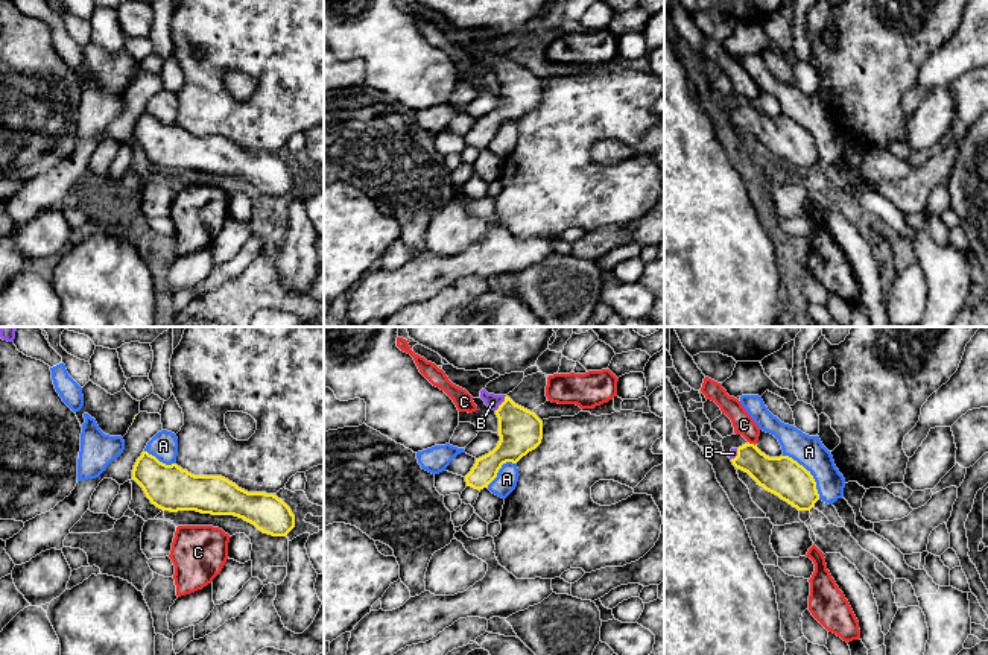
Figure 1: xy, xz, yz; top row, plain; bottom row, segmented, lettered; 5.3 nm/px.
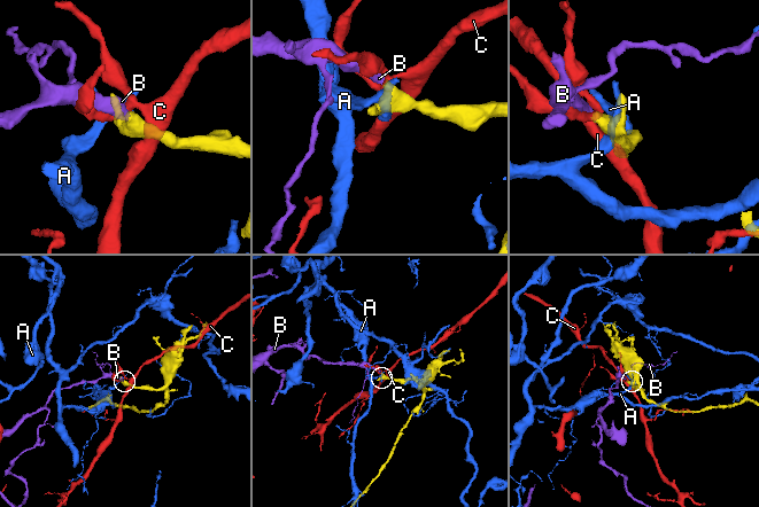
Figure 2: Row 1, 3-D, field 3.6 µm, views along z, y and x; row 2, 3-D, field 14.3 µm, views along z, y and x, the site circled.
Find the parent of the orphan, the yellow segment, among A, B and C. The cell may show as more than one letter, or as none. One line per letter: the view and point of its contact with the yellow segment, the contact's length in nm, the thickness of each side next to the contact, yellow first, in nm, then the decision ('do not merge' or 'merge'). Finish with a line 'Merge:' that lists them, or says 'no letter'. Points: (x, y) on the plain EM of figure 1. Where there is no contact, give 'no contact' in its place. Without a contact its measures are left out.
A: contact yz (809, 132); length 300 nm; calibres 200 and 160 nm; do not merge
B: contact xz (502, 63); length 110 nm; calibres 240 and 80 nm; merge
C: contact yz (751, 104); length 50 nm; calibres 200 and 110 nm; do not merge
Merge: B

